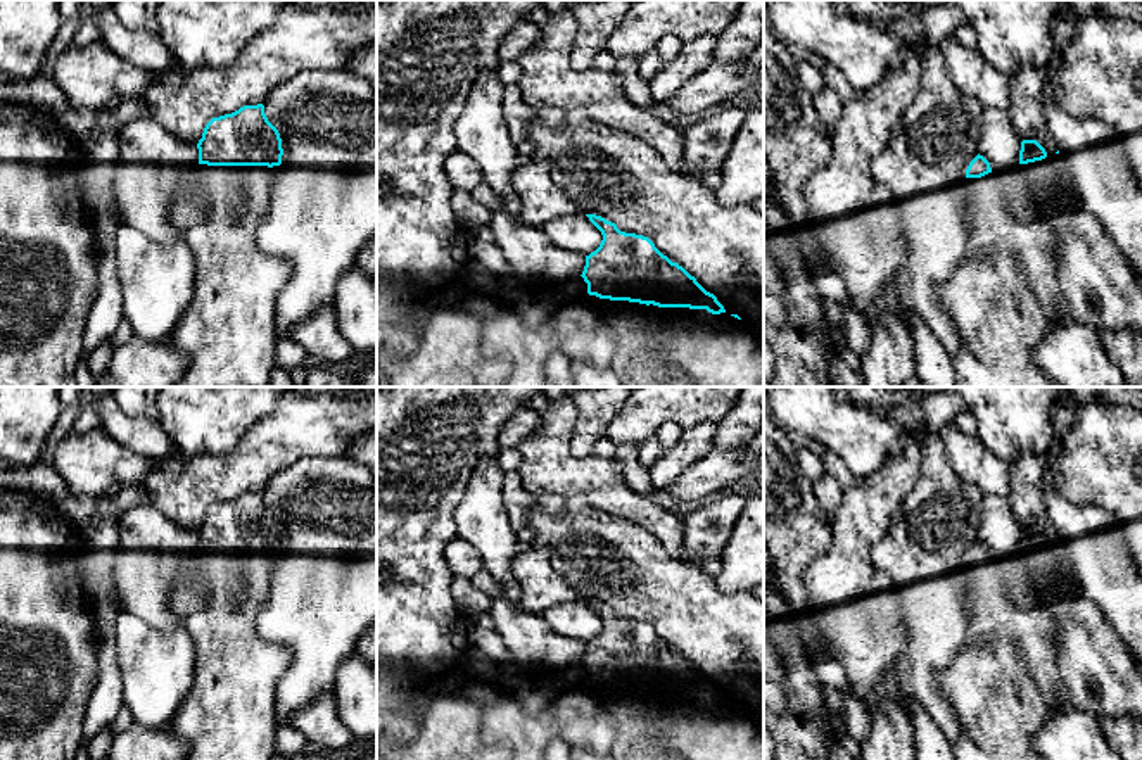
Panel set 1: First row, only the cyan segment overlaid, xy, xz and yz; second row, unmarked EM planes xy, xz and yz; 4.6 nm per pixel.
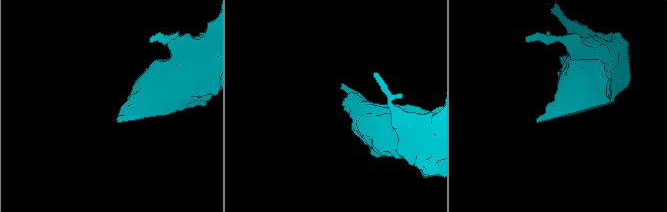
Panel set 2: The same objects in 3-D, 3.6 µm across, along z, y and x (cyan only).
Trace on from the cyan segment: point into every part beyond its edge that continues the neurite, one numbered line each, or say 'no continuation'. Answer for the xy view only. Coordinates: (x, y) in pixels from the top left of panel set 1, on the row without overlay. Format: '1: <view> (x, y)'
1: xy (228, 714)

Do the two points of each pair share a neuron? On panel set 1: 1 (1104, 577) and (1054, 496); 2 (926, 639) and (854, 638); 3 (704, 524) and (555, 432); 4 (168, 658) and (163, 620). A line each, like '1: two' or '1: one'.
1: one
2: two
3: two
4: two

